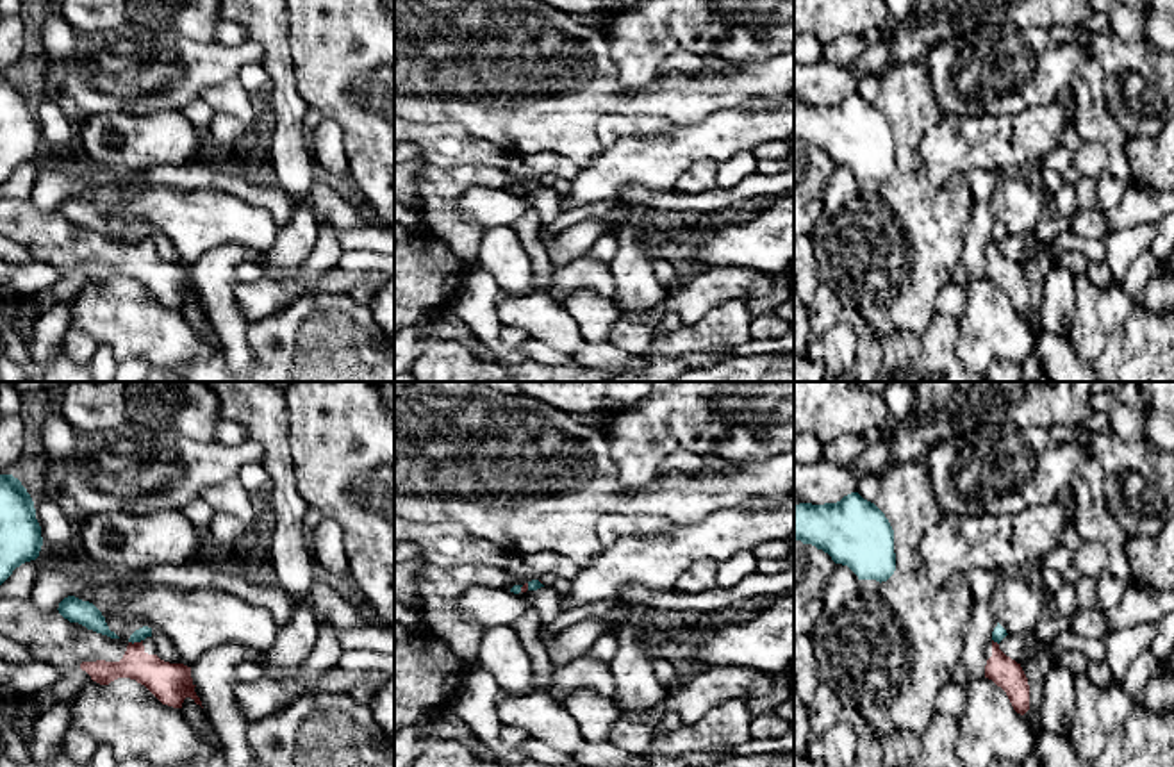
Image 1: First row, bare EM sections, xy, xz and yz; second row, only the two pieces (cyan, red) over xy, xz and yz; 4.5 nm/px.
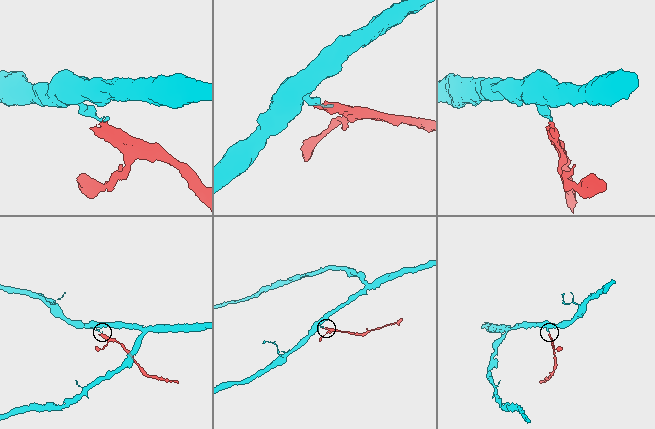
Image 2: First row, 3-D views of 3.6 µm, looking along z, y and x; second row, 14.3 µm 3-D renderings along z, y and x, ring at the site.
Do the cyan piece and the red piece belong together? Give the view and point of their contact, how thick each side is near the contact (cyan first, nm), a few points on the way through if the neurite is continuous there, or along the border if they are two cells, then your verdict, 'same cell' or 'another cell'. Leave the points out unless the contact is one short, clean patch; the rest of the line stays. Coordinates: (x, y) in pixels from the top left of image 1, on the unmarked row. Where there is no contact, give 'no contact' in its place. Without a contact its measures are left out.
xy (134, 241) | 60/180 nm | along xy (141, 239), (129, 243) | another cell

